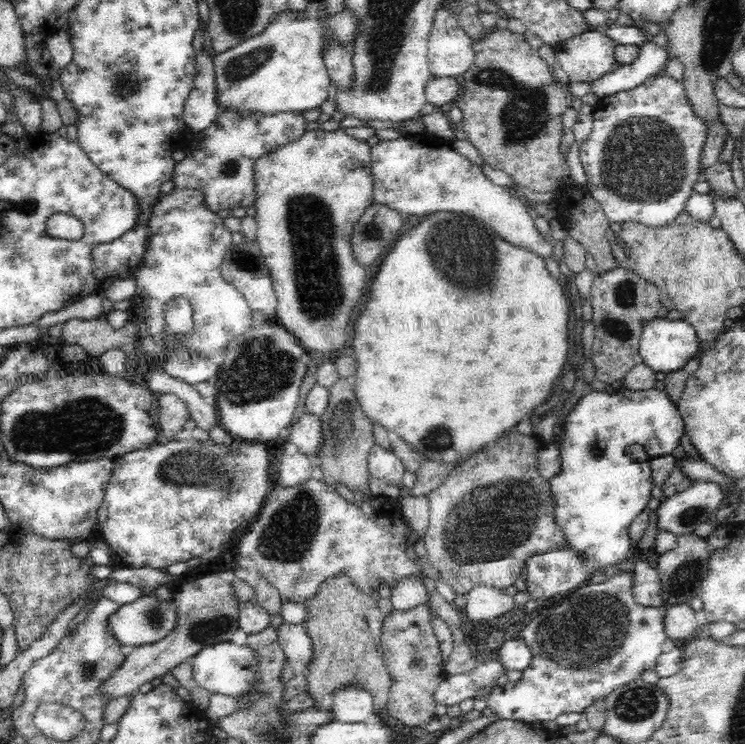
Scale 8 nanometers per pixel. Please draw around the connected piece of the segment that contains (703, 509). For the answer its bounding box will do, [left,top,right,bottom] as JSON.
[655,481,726,535]

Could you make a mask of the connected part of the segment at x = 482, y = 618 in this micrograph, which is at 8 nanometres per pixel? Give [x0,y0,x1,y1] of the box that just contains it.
[465,585,516,622]

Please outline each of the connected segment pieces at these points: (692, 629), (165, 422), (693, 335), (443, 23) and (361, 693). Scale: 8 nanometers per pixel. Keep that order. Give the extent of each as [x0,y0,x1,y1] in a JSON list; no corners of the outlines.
[[663,603,698,641],[156,394,190,441],[639,317,697,374],[428,7,475,79],[331,685,373,723]]

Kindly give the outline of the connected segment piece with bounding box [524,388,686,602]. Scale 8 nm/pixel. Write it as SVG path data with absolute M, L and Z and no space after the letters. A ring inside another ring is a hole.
M630 389L626 390L616 390L616 394L610 394L609 391L593 390L588 392L586 396L582 396L576 406L570 410L570 414L564 419L564 424L562 424L562 442L558 446L559 456L560 456L560 471L556 476L550 478L550 490L553 493L554 499L554 520L557 521L557 525L560 527L560 531L563 533L564 544L558 549L552 549L550 551L544 551L543 553L537 554L533 558L530 558L525 564L524 580L526 580L526 592L531 598L547 598L549 602L555 596L561 597L572 589L578 588L589 582L589 579L595 572L600 572L604 566L610 569L610 572L614 570L615 565L628 559L628 552L631 550L630 537L629 537L629 526L632 524L632 520L640 514L644 508L647 507L649 500L652 498L650 495L650 490L652 488L652 470L650 467L651 462L659 458L660 456L668 456L672 451L676 450L678 444L680 444L680 438L686 434L686 422L685 418L682 417L680 411L678 411L678 406L674 405L674 401L670 400L666 392L656 392L656 390L648 389ZM632 444L638 444L642 446L648 458L646 462L640 462L640 460L634 460L630 458L628 454L628 446Z

